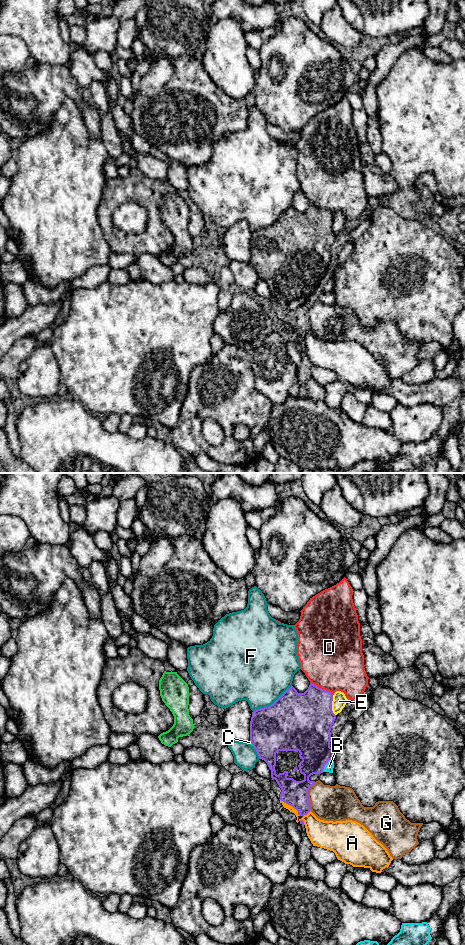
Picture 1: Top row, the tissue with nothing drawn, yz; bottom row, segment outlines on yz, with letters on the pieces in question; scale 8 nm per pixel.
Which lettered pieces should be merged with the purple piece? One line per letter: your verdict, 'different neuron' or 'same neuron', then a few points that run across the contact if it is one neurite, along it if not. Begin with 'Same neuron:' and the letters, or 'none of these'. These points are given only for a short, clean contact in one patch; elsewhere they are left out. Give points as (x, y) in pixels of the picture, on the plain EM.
Same neuron: C
A: different neuron
B: different neuron
C: same neuron; line yz (278, 247), (272, 253), (251, 262), (249, 262)
D: different neuron
E: different neuron
F: different neuron
G: different neuron

